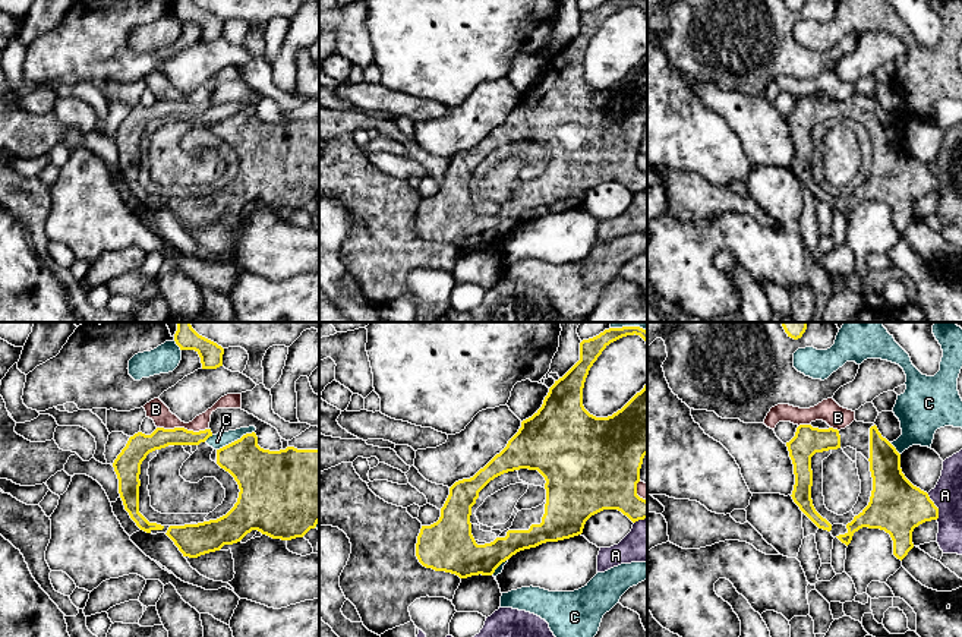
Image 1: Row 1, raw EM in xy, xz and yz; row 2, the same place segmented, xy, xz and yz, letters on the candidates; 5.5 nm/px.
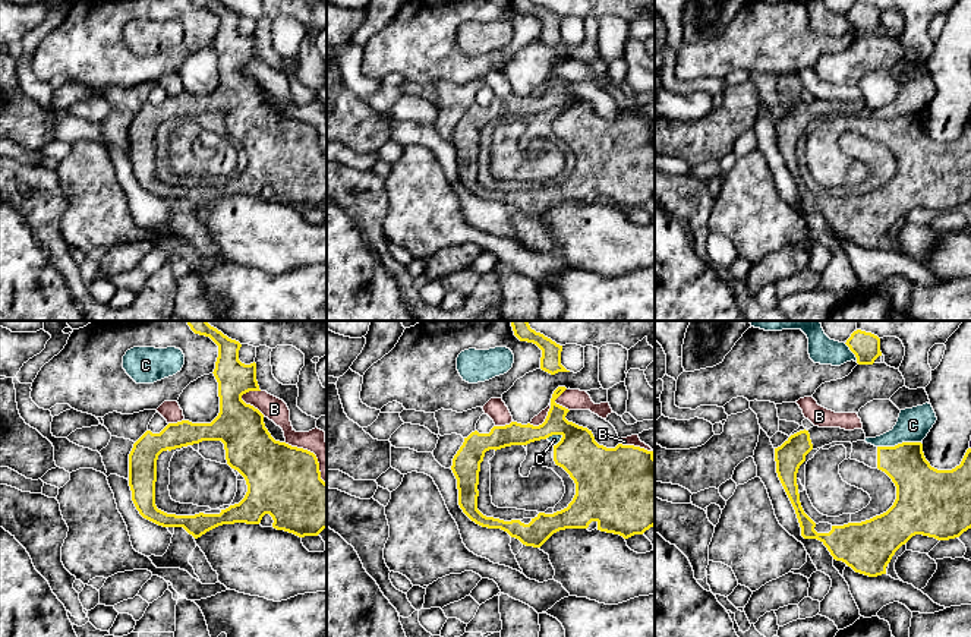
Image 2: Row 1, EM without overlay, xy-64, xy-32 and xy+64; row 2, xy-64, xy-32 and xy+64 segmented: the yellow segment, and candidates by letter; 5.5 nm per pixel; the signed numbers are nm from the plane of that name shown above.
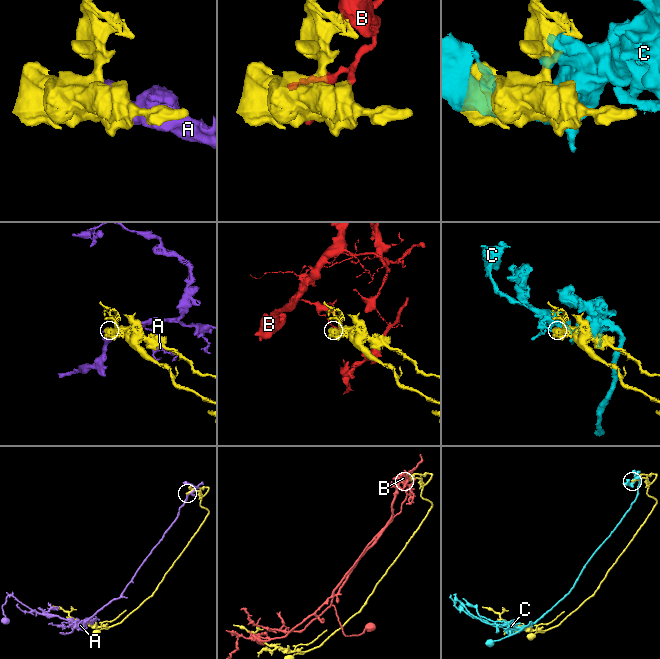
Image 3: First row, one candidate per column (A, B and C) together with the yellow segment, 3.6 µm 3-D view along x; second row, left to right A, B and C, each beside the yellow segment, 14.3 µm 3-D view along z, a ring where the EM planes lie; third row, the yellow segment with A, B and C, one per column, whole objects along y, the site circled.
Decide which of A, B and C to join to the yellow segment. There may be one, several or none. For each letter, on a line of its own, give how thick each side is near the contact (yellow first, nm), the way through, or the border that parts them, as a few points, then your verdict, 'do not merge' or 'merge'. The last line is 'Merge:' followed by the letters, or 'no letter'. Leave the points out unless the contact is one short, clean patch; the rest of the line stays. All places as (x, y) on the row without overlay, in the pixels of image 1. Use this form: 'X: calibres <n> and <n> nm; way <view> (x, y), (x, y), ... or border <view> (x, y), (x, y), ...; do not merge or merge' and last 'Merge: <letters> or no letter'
A: calibres 300 and 160 nm; do not merge
B: calibres 120 and 110 nm; do not merge
C: calibres 300 and 80 nm; do not merge
Merge: no letter

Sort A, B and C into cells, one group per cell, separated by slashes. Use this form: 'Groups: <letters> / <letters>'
Groups: A / B / C

